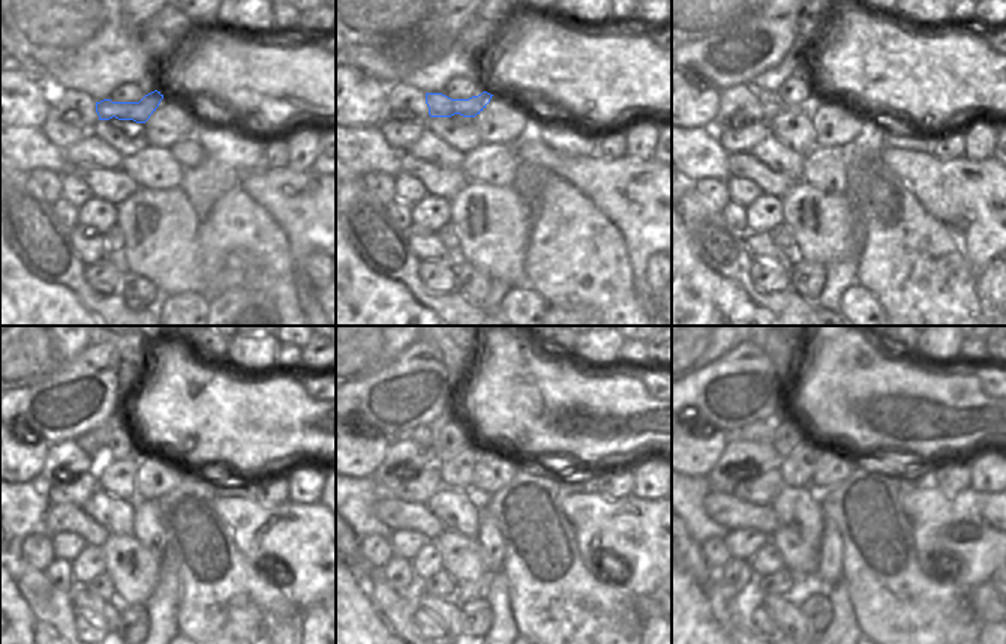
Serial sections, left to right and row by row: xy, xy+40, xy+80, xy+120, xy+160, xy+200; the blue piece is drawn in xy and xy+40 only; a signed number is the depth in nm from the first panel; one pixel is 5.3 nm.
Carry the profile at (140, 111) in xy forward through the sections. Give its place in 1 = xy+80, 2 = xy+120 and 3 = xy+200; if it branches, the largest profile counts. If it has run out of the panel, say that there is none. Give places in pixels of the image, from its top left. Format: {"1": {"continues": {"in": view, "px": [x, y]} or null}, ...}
{"1": {"continues": {"in": "xy+80", "px": [772, 105]}}, "2": {"continues": {"in": "xy+120", "px": [92, 442]}}, "3": {"continues": {"in": "xy+200", "px": [762, 430]}}}

